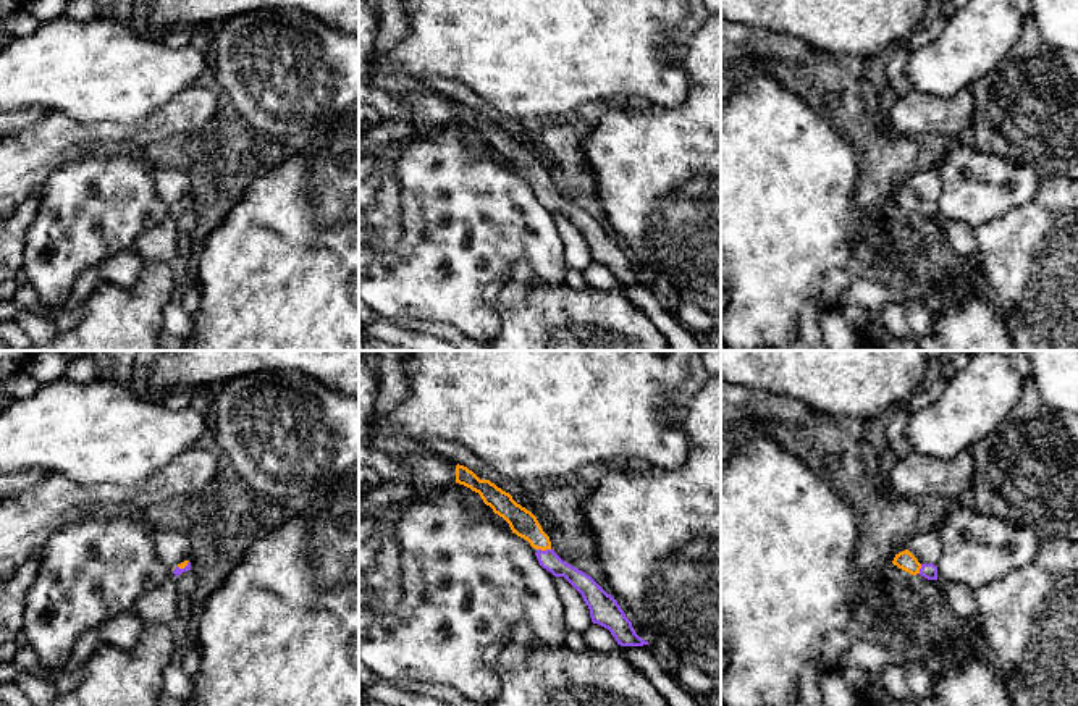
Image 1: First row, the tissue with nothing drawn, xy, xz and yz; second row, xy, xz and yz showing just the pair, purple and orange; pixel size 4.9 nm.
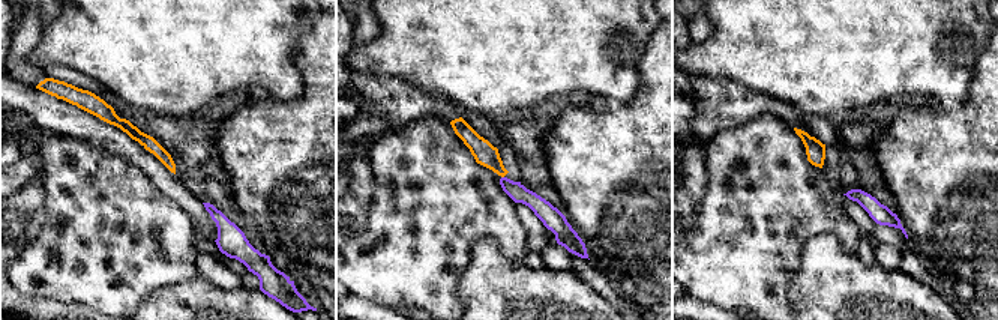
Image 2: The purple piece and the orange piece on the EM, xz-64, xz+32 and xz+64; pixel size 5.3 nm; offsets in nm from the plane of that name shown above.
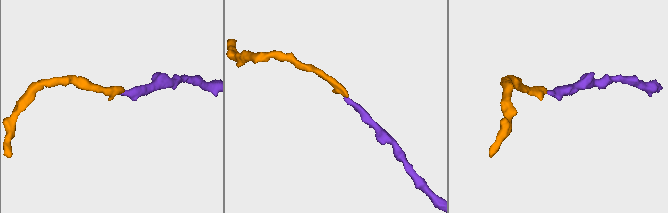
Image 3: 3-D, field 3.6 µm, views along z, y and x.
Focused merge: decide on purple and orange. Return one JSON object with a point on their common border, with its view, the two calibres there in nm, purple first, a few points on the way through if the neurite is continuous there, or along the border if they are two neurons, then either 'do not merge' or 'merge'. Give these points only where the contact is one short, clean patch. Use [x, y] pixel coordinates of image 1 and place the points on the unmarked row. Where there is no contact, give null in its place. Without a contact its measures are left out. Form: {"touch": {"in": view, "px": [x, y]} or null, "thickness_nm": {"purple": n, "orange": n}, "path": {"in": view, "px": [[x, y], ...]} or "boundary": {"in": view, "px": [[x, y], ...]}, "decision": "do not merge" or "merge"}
{"touch": {"in": "xz", "px": [547, 188]}, "thickness_nm": {"purple": 100, "orange": 140}, "path": {"in": "xz", "px": [[548, 197], [547, 188], [522, 160]]}, "decision": "merge"}

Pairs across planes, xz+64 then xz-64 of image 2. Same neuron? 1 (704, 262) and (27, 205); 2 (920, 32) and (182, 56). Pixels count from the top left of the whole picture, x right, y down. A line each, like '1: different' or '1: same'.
1: different
2: same

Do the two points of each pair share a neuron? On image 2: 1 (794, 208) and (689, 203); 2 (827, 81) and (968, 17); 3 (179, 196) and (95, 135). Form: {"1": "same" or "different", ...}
{"1": "different", "2": "same", "3": "same"}

